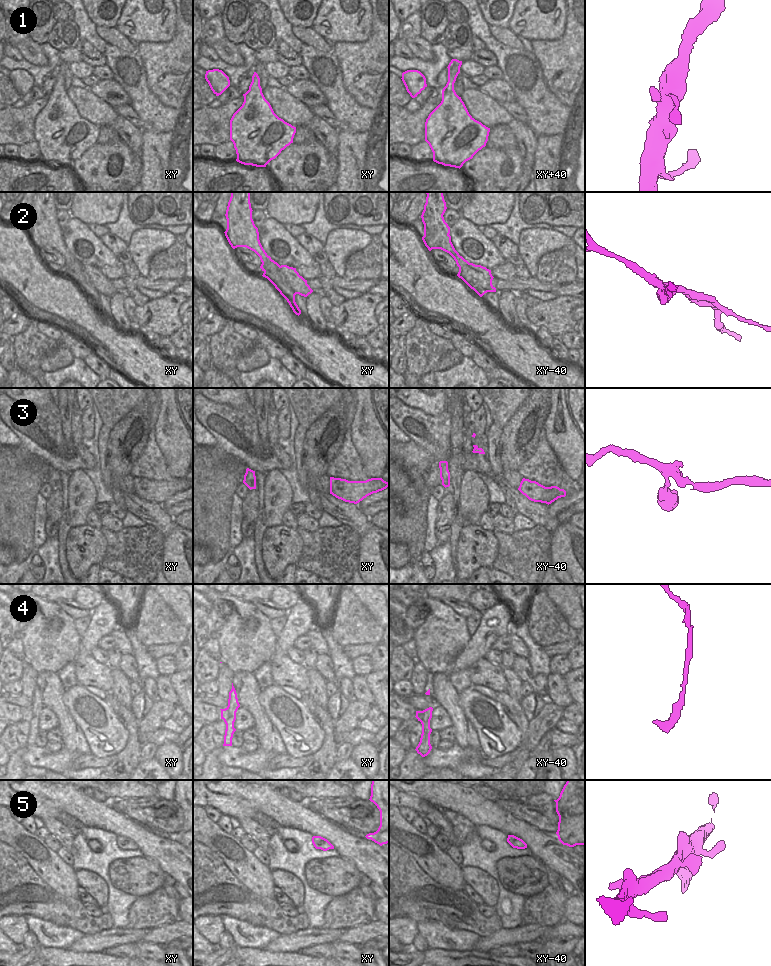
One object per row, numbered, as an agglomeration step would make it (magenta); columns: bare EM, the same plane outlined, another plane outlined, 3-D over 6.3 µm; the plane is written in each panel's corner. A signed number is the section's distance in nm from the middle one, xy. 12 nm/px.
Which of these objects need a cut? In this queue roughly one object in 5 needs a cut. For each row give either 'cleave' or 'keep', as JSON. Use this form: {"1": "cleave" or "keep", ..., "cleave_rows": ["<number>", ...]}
{"1": "keep", "2": "cleave", "3": "keep", "4": "keep", "5": "keep", "cleave_rows": ["2"]}

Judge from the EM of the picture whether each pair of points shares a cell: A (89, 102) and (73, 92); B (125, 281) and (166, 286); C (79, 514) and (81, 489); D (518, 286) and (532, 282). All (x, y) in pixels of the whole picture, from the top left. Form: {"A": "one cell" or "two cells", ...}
{"A": "one cell", "B": "one cell", "C": "one cell", "D": "one cell"}

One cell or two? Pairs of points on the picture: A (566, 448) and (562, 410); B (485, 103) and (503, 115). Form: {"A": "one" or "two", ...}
{"A": "one", "B": "one"}

